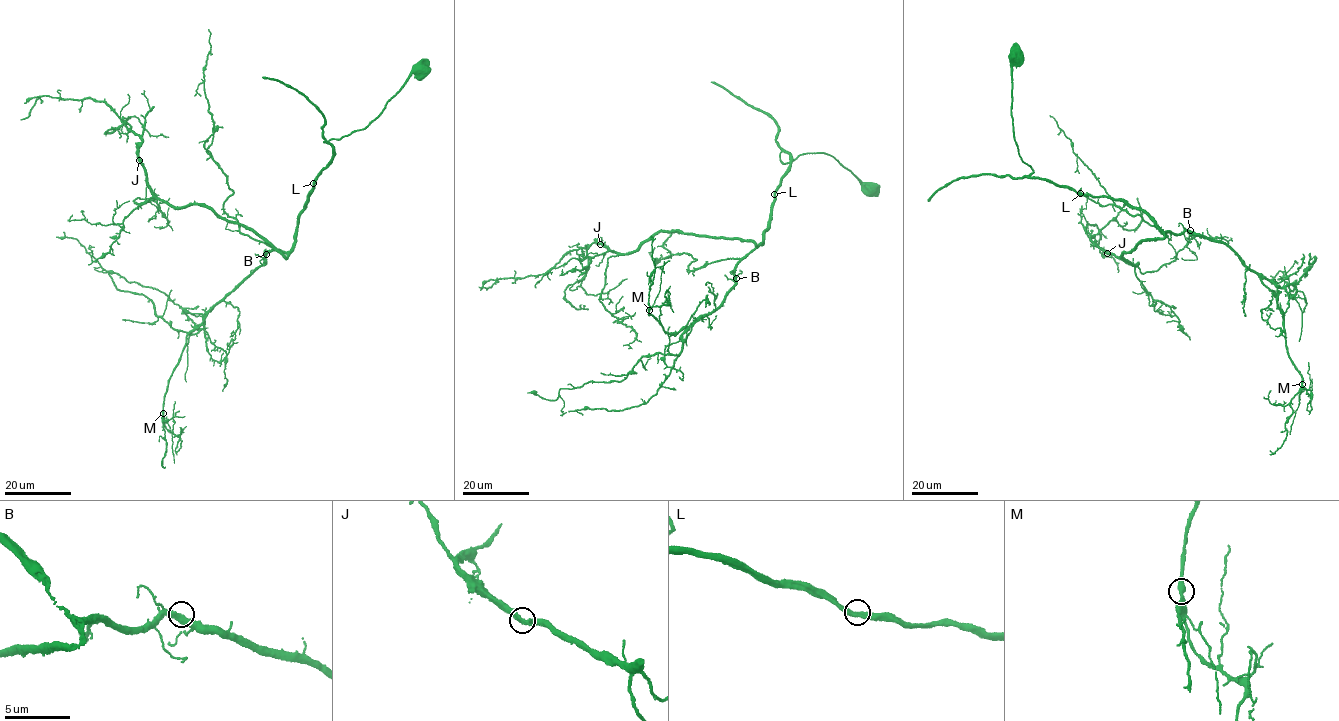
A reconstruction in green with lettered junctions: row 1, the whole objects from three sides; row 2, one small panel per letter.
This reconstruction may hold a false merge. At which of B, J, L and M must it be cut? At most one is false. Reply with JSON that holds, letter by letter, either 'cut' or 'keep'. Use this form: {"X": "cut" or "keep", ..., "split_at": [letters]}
{"B": "keep", "J": "keep", "L": "keep", "M": "keep", "split_at": []}

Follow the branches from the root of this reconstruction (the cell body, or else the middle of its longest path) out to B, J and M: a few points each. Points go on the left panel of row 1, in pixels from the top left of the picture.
B: (422, 70), (366, 127), (324, 141), (331, 161), (313, 183), (295, 243), (266, 254)
J: (422, 70), (366, 127), (324, 141), (331, 161), (313, 183), (286, 257), (211, 208), (157, 199), (139, 160)
M: (422, 70), (366, 127), (324, 141), (331, 161), (295, 243), (266, 251), (187, 336), (163, 413)

